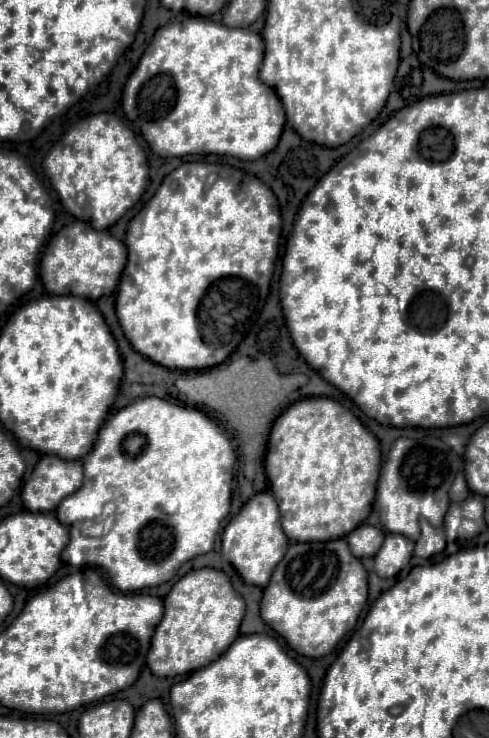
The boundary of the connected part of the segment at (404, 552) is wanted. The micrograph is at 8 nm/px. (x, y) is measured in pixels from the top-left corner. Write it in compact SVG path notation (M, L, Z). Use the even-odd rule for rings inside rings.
M387 534L385 542L375 556L375 572L381 578L397 576L413 556L413 540L401 534Z

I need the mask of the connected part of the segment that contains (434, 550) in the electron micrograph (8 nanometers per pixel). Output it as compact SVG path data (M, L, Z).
M421 520L421 538L415 542L415 556L431 558L445 550L443 528L433 528L427 520Z

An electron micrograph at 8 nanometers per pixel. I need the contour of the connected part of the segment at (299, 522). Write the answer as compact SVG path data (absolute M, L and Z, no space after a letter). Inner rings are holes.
M305 398L287 408L271 428L265 460L287 538L329 542L363 524L375 498L379 466L381 450L375 434L333 398Z

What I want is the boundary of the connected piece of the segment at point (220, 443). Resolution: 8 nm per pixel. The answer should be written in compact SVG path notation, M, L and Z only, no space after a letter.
M151 396L113 412L103 424L93 450L83 458L83 486L57 506L57 518L70 533L61 564L81 566L79 569L97 566L109 576L111 588L121 592L171 580L183 562L213 548L221 522L230 513L233 464L235 452L229 438L197 408Z

